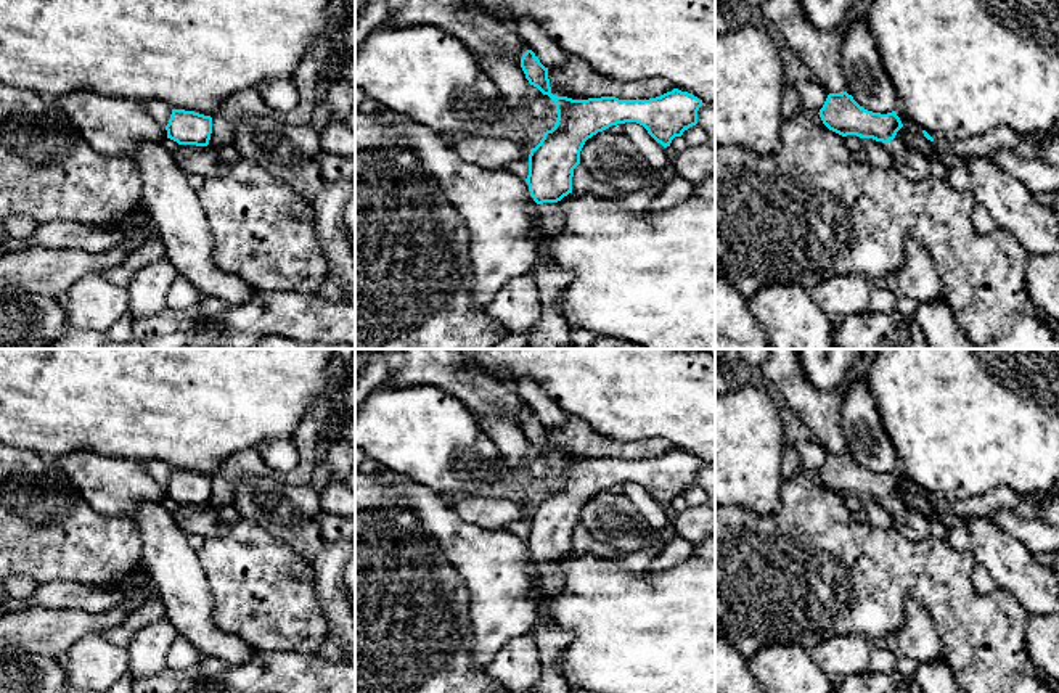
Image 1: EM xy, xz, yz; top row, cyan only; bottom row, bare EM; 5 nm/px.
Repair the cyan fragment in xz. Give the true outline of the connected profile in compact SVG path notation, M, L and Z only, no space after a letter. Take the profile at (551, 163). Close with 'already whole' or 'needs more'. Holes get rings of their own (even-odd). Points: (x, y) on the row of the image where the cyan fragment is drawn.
M532 50L522 55L521 68L529 84L548 95L558 111L554 127L543 132L540 143L530 150L525 178L538 204L538 223L548 238L564 227L566 214L558 203L572 193L574 169L580 164L580 151L588 138L611 125L636 122L667 148L675 137L697 124L702 106L702 100L678 88L649 100L572 100L551 93L548 68Z; needs more

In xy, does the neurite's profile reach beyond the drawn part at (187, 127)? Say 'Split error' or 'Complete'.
Complete

